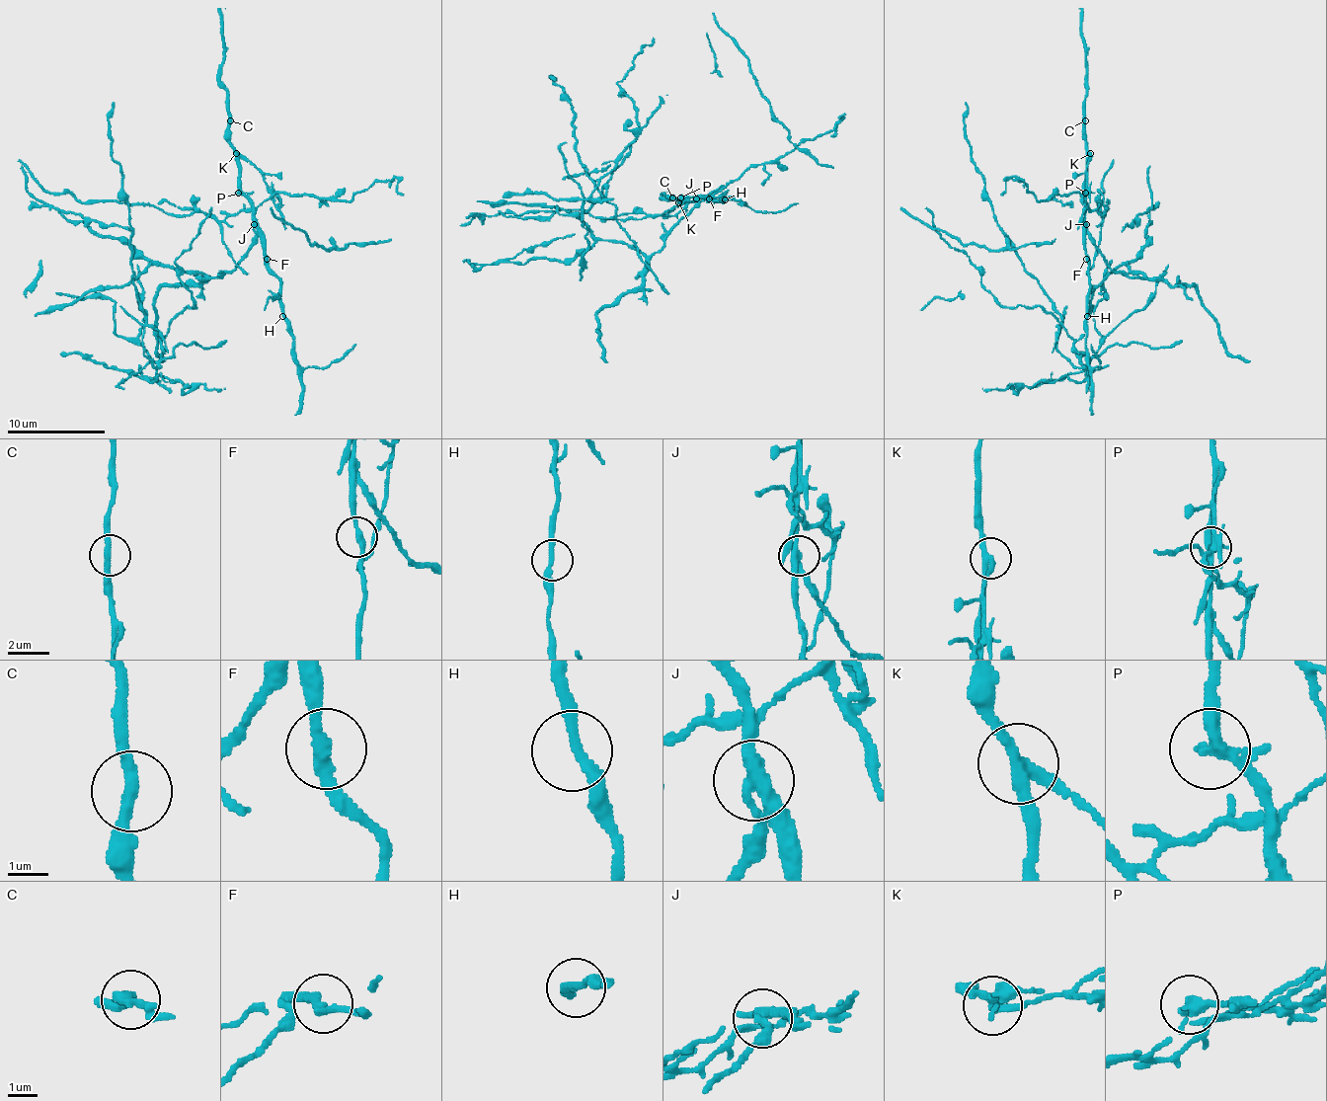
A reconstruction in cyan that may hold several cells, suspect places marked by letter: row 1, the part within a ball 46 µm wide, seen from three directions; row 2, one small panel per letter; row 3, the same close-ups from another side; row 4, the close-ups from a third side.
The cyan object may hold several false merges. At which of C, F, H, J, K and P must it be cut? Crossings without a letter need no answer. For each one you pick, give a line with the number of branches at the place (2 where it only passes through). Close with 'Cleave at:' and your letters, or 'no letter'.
J: branches 3
K: branches 3
Cleave at: J, K

